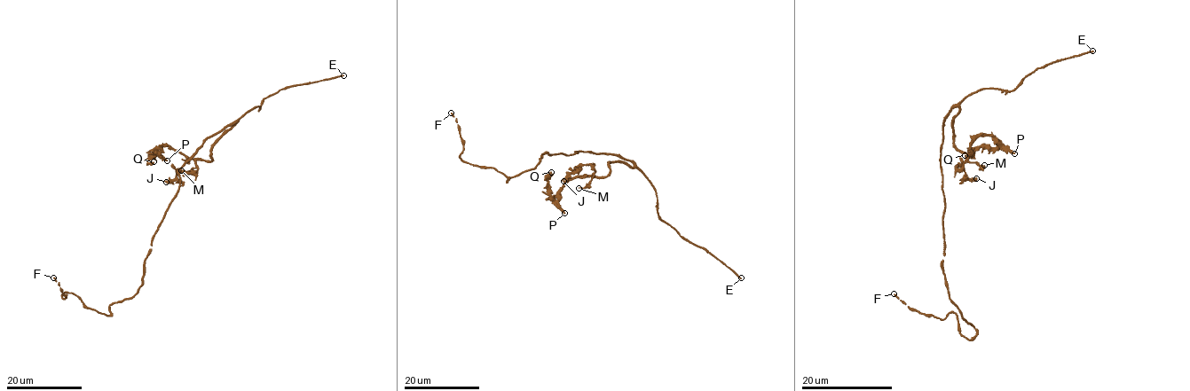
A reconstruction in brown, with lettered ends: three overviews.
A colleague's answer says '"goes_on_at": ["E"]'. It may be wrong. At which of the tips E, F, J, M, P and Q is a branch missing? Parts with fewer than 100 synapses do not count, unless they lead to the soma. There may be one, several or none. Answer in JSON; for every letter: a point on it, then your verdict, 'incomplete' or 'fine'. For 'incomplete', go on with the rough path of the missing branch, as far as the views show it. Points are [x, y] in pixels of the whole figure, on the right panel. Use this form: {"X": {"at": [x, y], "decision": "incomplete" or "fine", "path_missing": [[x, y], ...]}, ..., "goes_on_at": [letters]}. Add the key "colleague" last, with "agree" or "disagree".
{"E": {"at": [1092, 50], "decision": "incomplete", "path_missing": [[1092, 50], [1145, 29], [968, 11], [911, 40], [902, 87], [930, 103], [934, 83]]}, "F": {"at": [894, 293], "decision": "fine"}, "J": {"at": [976, 178], "decision": "fine"}, "M": {"at": [984, 165], "decision": "fine"}, "P": {"at": [1014, 153], "decision": "fine"}, "Q": {"at": [965, 155], "decision": "fine"}, "goes_on_at": ["E"], "colleague": "agree"}

